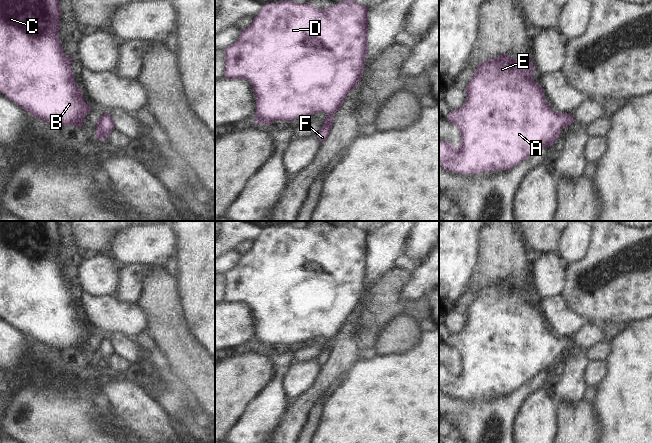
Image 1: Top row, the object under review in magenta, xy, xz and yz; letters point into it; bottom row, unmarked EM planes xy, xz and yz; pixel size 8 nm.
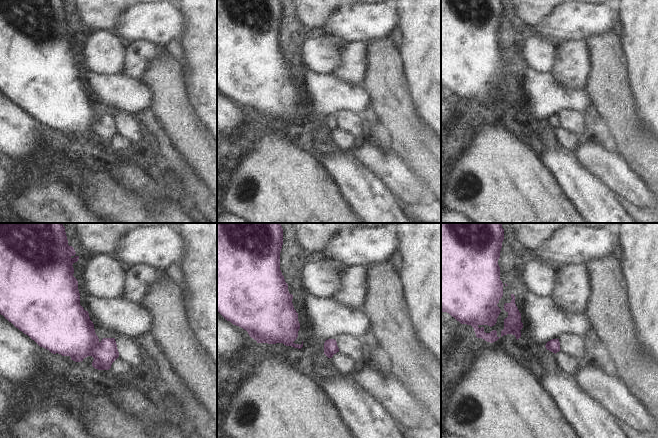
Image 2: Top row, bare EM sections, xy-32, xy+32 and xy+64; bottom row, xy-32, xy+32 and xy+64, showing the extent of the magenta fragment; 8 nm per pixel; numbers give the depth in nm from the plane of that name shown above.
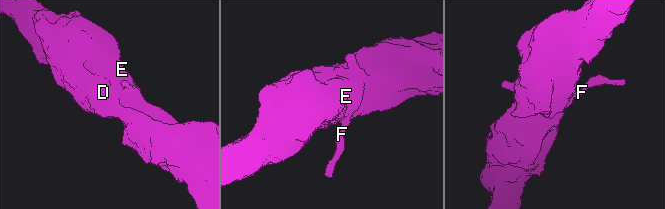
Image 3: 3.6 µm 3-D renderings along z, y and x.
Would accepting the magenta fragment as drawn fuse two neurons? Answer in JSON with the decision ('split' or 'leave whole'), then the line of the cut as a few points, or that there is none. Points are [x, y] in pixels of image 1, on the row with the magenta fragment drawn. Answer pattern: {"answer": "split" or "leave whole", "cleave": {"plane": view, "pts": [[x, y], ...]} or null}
{"answer": "leave whole", "cleave": null}

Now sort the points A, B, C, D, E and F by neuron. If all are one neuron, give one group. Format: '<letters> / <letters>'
A B C D E F

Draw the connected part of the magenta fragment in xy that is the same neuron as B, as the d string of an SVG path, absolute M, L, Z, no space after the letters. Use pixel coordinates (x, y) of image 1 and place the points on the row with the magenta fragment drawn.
M0 0L0 92L35 118L42 119L47 123L55 124L59 127L67 125L81 127L82 123L86 120L85 114L90 112L91 107L84 101L82 92L74 80L74 72L70 61L75 57L68 57L62 50L58 34L60 20L61 9L59 0Z

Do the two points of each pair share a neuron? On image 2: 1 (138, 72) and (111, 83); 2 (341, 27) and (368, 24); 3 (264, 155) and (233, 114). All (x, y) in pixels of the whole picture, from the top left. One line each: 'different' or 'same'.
1: different
2: same
3: different

